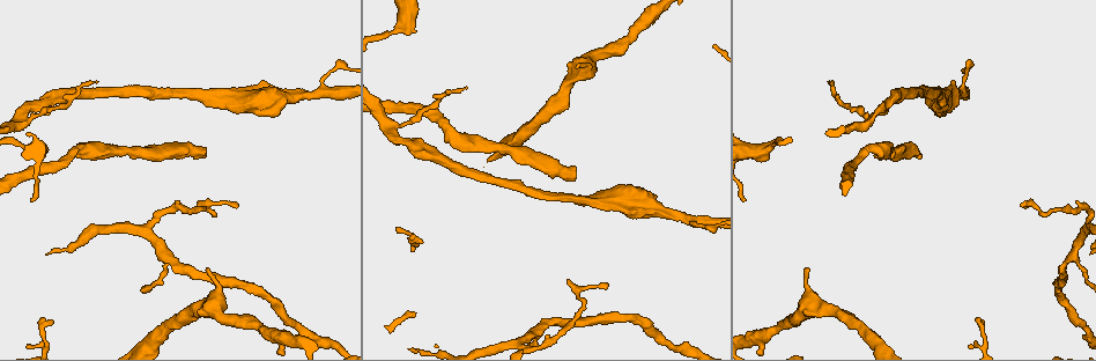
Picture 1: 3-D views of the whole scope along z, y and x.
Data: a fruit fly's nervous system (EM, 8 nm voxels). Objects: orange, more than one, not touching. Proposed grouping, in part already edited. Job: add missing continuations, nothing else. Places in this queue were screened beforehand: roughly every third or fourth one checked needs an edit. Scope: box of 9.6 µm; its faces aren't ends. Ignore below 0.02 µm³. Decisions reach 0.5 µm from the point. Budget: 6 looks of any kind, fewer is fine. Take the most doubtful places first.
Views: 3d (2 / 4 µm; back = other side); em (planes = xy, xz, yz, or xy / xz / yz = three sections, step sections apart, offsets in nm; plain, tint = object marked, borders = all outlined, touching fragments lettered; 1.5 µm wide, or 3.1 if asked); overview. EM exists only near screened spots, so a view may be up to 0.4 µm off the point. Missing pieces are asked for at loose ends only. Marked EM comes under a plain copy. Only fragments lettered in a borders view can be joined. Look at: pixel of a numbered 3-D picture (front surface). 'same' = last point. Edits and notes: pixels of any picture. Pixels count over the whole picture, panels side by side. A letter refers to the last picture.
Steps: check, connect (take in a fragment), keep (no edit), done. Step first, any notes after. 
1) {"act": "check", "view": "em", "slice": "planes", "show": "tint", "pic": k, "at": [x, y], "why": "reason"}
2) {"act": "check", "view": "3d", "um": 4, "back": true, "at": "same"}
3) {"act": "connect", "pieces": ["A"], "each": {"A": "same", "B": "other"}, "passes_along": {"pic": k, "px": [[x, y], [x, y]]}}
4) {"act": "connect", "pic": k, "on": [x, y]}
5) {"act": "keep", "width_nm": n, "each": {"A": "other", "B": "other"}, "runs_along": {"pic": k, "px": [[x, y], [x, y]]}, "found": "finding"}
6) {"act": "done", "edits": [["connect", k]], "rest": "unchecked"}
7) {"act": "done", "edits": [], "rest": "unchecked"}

{"act": "check", "view": "em", "slice": "planes", "show": "borders", "pic": 1, "at": [918, 158], "why": "branch stops here"}

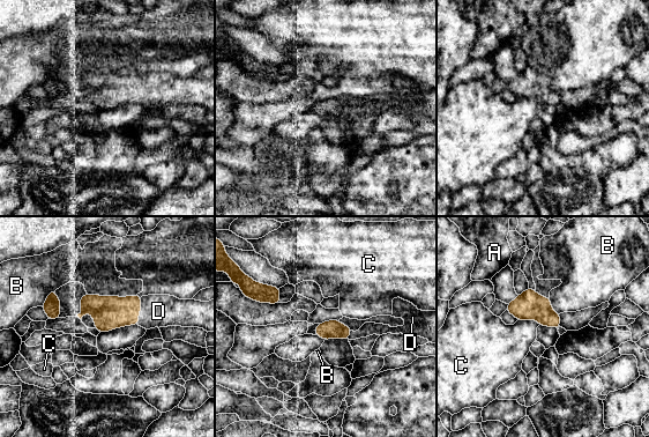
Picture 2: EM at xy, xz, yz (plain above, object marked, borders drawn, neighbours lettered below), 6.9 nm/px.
{"act": "connect", "pieces": ["D"], "each": {"A": "other", "B": "other", "C": "other", "D": "same"}, "found": "it goes on there"}

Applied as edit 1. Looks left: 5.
{"act": "check", "view": "em", "slice": "yz", "step": 8, "show": "tint", "pic": 1, "at": [608, 286], "why": "free end"}

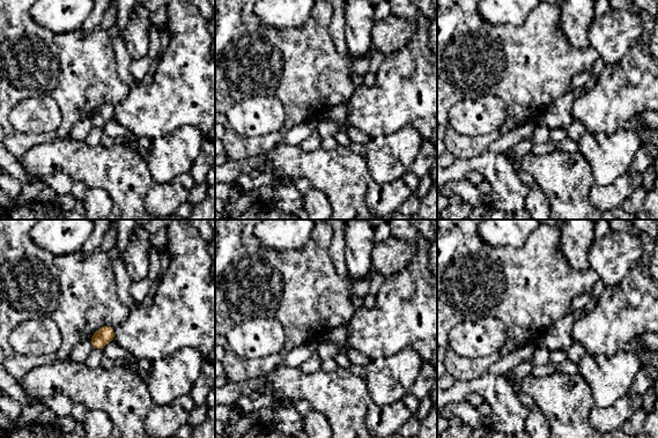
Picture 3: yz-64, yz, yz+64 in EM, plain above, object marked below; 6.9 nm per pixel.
{"act": "check", "view": "em", "slice": "planes", "show": "borders", "at": "same"}

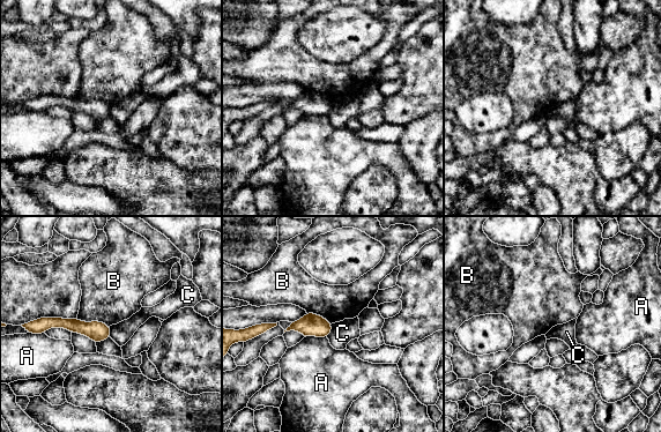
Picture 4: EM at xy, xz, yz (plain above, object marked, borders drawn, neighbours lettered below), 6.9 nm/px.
{"act": "keep", "longest_contact_nm": ["B", 240], "each": {"A": "other", "B": "other", "C": "other"}, "border": {"pic": 4, "px": [[332, 324], [332, 329], [326, 336]]}, "found": "none of them fits"}

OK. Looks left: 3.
{"act": "check", "view": "em", "slice": "xy", "step": 4, "show": "borders", "pic": 1, "at": [209, 270], "why": "tapers out"}

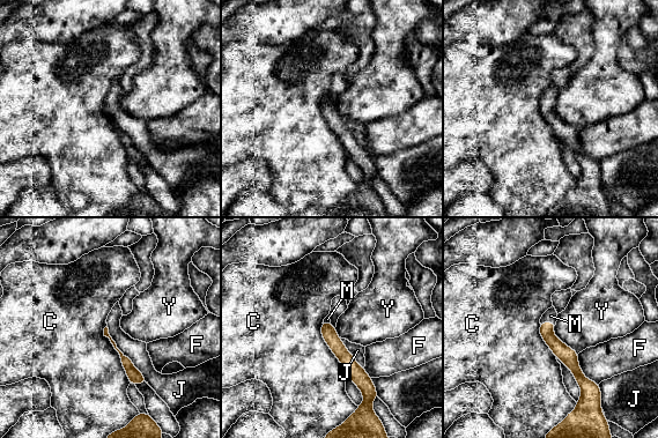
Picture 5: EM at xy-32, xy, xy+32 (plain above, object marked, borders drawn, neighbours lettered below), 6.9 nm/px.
{"act": "connect", "pieces": ["M"], "each": {"C": "other", "F": "other", "J": "other", "M": "same", "Y": "other"}, "passes_along": {"pic": 5, "px": [[561, 350], [547, 323], [551, 316]]}, "found": "it goes on there"}

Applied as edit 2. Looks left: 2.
{"act": "done", "edits": [["connect", 2], ["connect", 5]], "rest": "unchecked"}

